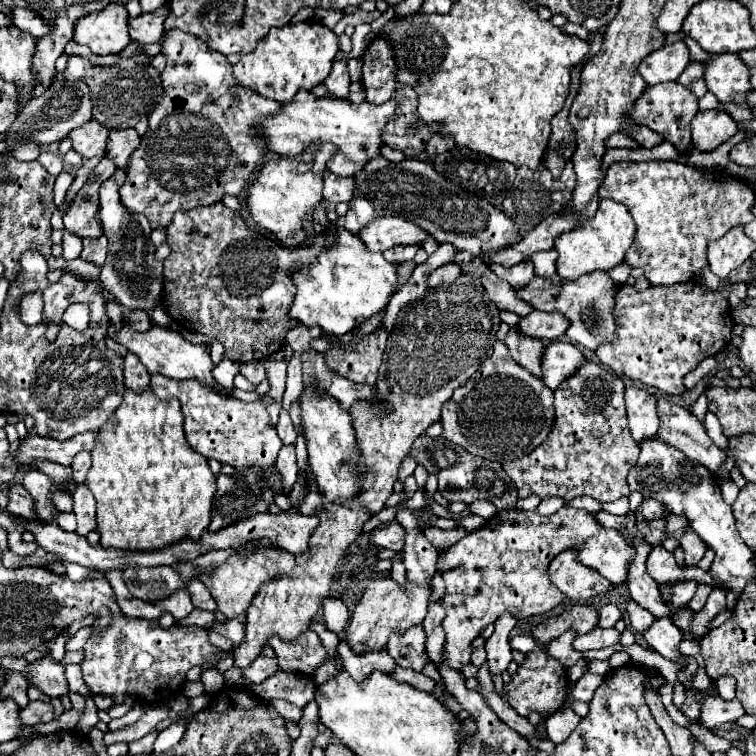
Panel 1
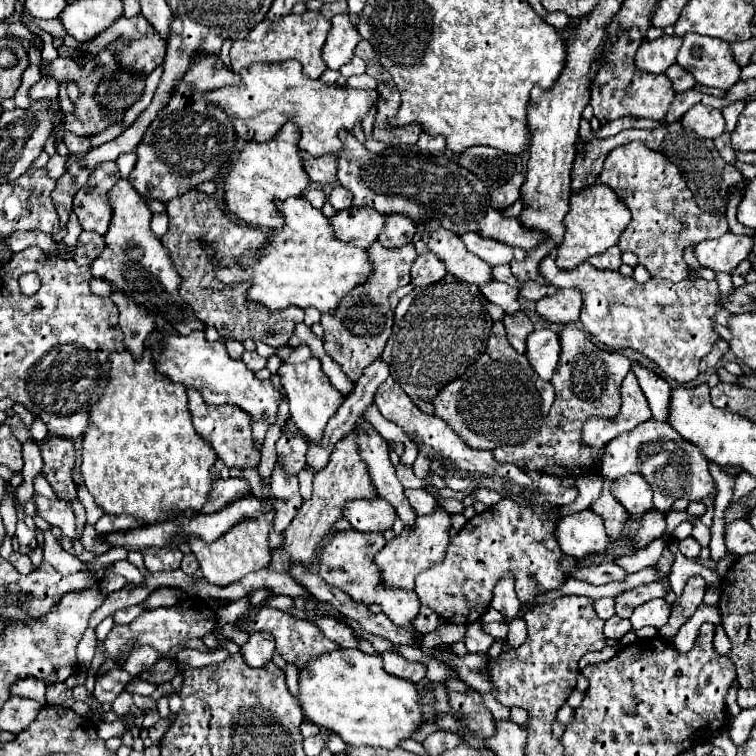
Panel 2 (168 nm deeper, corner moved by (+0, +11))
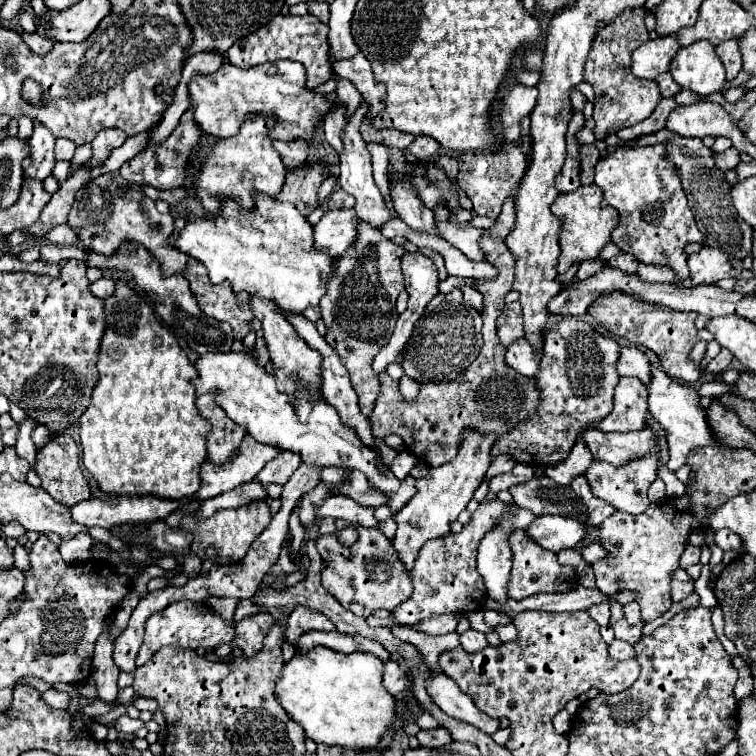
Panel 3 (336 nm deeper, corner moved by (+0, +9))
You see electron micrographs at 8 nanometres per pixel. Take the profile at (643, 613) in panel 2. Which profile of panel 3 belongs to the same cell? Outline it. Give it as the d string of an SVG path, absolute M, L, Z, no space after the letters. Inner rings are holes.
M629 602L623 606L623 614L625 614L625 620L629 624L637 624L641 622L641 612L639 612L639 604L637 602Z

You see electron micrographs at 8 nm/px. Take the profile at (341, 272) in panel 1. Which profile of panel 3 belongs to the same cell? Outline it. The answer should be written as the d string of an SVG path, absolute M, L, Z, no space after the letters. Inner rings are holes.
M253 194L255 208L243 210L233 200L223 200L221 210L215 216L195 216L189 214L185 218L183 230L179 230L173 246L187 256L195 258L209 270L209 280L213 284L231 282L235 292L247 294L263 294L277 302L279 308L289 312L303 312L307 306L319 306L319 300L325 294L325 284L331 274L331 258L327 254L319 254L313 246L313 228L305 220L305 216L295 210L289 202L277 202L267 194Z

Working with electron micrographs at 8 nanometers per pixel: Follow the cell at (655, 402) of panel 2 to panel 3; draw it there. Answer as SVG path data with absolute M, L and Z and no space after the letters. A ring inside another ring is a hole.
M623 346L619 352L619 360L617 360L617 372L619 374L627 374L627 376L635 376L641 378L643 384L649 384L651 380L651 368L649 368L649 360L647 356L635 348L635 346Z

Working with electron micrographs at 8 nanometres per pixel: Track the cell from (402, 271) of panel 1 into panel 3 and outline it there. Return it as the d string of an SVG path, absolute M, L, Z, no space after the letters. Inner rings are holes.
M359 220L355 242L337 258L333 258L333 274L327 280L327 294L321 298L321 314L327 326L325 340L343 358L345 368L351 374L353 388L359 396L359 408L365 418L371 416L375 400L379 396L379 378L373 372L373 358L389 342L397 310L395 300L403 290L403 272L399 268L399 258L405 254L403 246L393 244L383 238L379 230Z

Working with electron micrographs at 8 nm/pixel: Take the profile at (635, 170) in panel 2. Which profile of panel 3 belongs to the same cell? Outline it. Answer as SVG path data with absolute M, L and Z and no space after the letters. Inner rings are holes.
M667 144L653 146L635 146L635 148L615 148L609 156L601 158L595 166L595 184L603 190L603 206L613 206L619 212L619 224L611 232L611 240L621 252L633 254L639 262L645 264L665 264L671 266L679 278L687 278L687 254L685 246L689 242L703 242L695 218L687 206L685 192L681 188L681 176L667 158Z

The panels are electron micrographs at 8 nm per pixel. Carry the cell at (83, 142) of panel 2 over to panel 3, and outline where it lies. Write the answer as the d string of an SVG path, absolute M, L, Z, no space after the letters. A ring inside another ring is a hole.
M59 138L55 144L55 160L71 160L75 152L75 144L67 142L67 138Z

